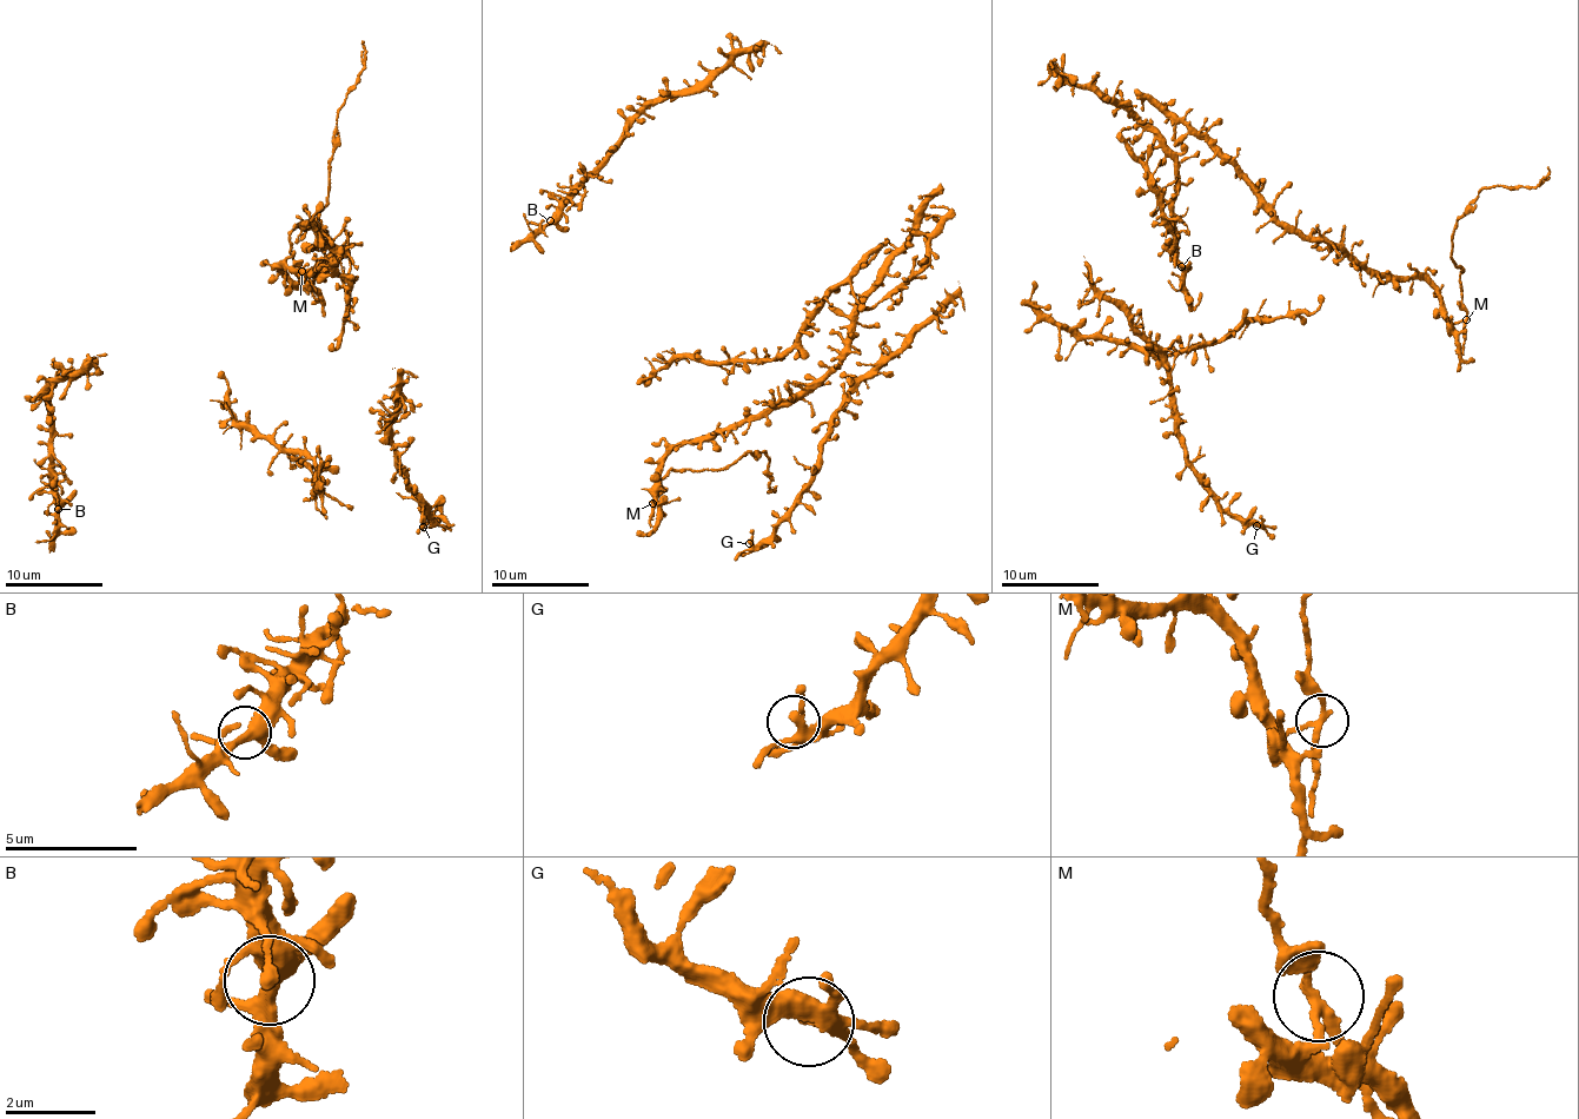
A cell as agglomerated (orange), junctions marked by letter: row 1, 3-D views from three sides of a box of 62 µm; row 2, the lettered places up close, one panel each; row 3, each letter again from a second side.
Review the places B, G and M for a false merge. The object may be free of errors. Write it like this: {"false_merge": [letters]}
{"false_merge": ["M"]}

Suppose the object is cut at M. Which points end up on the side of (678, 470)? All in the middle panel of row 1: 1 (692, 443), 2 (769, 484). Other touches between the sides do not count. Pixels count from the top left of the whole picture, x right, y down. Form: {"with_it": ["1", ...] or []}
{"with_it": ["2"]}

